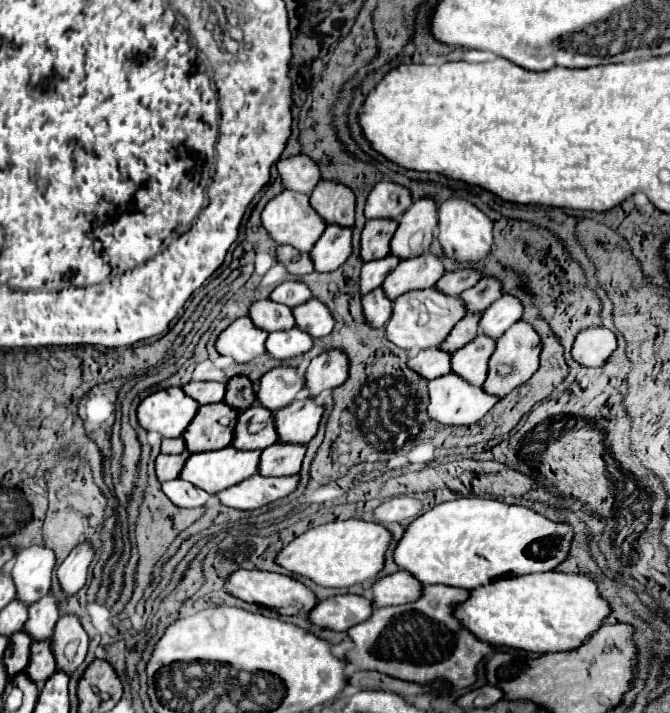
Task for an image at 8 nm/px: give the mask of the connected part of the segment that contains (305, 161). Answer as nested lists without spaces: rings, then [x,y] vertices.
[[[305,153],[277,161],[277,169],[283,179],[283,187],[293,189],[297,193],[309,195],[321,179],[319,165],[313,159],[309,159]]]

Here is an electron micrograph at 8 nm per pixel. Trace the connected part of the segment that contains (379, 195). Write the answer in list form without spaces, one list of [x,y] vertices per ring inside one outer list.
[[[379,181],[365,205],[365,217],[367,219],[379,219],[379,217],[391,217],[399,219],[411,205],[411,191],[403,185],[391,183],[391,181]]]

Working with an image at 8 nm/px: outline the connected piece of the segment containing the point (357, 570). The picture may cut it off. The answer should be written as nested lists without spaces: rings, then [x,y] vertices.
[[[347,519],[325,523],[291,541],[277,555],[277,563],[297,575],[313,579],[323,587],[351,587],[371,581],[383,571],[385,551],[389,549],[391,539],[391,531],[375,521]]]

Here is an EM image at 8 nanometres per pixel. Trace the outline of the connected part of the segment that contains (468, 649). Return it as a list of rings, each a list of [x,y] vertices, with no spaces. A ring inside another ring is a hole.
[[[425,585],[419,601],[397,607],[377,607],[369,621],[349,629],[355,647],[347,655],[347,661],[361,669],[379,671],[403,681],[429,683],[433,679],[445,679],[453,689],[475,685],[477,665],[493,653],[493,645],[473,637],[473,633],[455,619],[455,605],[461,605],[467,597],[467,589]]]

